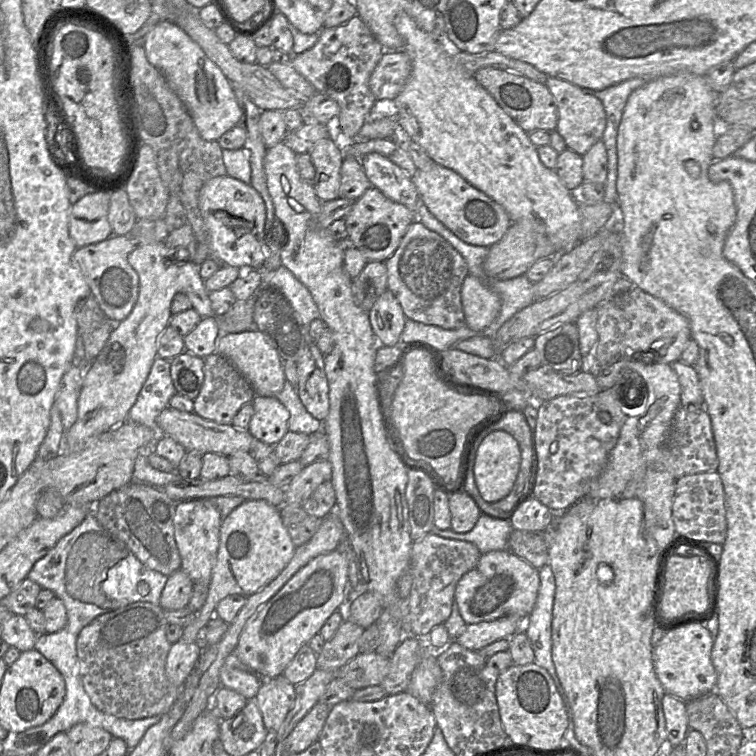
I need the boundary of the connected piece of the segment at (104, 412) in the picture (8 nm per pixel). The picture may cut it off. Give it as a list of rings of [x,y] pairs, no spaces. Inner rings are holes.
[[[164,242],[155,244],[136,245],[128,256],[128,262],[139,277],[139,294],[130,314],[121,322],[114,324],[106,345],[99,355],[90,363],[84,364],[83,385],[78,397],[77,420],[63,437],[63,454],[78,453],[89,446],[92,440],[110,429],[128,420],[131,407],[137,400],[138,394],[146,381],[154,360],[158,357],[158,340],[169,325],[172,317],[171,303],[177,293],[184,293],[189,298],[192,308],[203,317],[216,317],[211,301],[199,275],[199,265],[195,262],[175,261],[170,259],[170,251]]]

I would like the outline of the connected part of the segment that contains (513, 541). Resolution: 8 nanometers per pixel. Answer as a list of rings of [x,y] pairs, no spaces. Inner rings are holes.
[[[513,529],[508,549],[536,569],[548,565],[547,532],[530,532]]]

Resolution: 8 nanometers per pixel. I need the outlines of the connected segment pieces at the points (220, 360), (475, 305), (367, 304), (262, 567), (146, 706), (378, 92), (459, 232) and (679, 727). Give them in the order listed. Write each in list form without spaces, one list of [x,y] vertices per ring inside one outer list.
[[[215,352],[204,358],[204,381],[198,396],[193,400],[193,412],[217,424],[231,425],[242,406],[251,403],[255,396],[247,379],[226,357]]]
[[[472,275],[463,281],[461,302],[465,324],[474,331],[482,331],[492,324],[501,309],[499,295]]]
[[[368,261],[352,282],[354,302],[366,313],[369,313],[378,297],[386,290],[388,289],[385,262]]]
[[[246,500],[234,509],[221,523],[219,548],[212,569],[209,593],[204,605],[195,612],[195,618],[191,624],[183,628],[180,640],[192,643],[200,641],[203,629],[209,620],[215,615],[217,604],[225,597],[239,594],[249,597],[271,583],[283,569],[289,564],[294,556],[296,546],[283,524],[280,507],[275,507],[261,500]]]
[[[135,602],[99,615],[82,628],[76,640],[79,673],[85,692],[98,710],[125,719],[142,719],[169,712],[181,688],[172,684],[165,673],[172,645],[166,636],[168,625],[160,605]]]
[[[405,51],[385,52],[369,80],[375,99],[394,100],[403,89],[411,70],[411,58]]]
[[[434,163],[428,169],[417,169],[411,179],[421,203],[437,220],[467,244],[490,247],[504,236],[512,224],[509,215],[500,204],[451,169]]]
[[[666,693],[661,703],[667,730],[666,747],[684,744],[690,730],[686,714],[686,702]]]

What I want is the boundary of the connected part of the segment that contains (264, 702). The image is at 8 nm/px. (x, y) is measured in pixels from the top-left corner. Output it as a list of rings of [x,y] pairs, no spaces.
[[[283,675],[266,679],[255,697],[267,731],[278,729],[292,709],[296,690]]]

